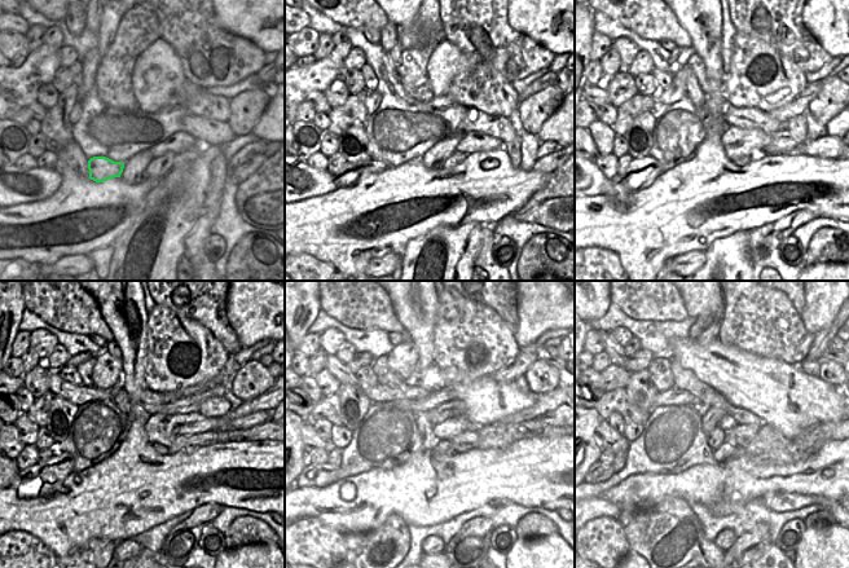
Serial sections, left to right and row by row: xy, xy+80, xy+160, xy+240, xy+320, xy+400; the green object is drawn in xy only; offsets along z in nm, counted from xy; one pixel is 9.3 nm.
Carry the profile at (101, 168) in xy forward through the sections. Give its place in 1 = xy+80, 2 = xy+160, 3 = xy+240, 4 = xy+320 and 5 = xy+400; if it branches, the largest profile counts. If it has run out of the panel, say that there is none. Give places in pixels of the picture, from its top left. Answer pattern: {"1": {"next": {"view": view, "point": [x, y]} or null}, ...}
{"1": {"next": {"view": "xy+80", "point": [351, 172]}}, "2": {"next": {"view": "xy+160", "point": [642, 172]}}, "3": {"next": {"view": "xy+240", "point": [61, 463]}}, "4": {"next": {"view": "xy+320", "point": [322, 475]}}, "5": {"next": {"view": "xy+400", "point": [601, 472]}}}

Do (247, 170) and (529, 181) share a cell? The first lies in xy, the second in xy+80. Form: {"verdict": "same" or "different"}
{"verdict": "different"}

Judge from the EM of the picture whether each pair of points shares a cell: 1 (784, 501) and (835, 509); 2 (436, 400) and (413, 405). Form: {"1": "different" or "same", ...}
{"1": "same", "2": "same"}

